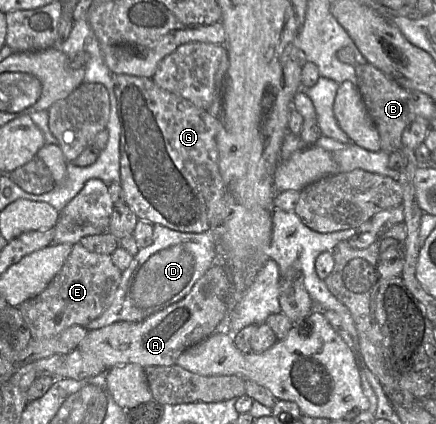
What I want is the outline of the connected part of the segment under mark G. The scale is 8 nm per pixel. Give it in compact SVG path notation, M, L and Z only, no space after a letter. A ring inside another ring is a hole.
M113 74L114 91L120 120L123 123L123 134L120 148L120 183L125 195L125 203L131 208L139 220L159 224L180 232L199 233L213 230L225 222L229 208L225 203L225 186L219 169L219 154L216 143L218 131L217 118L194 105L191 101L159 87L152 78L126 74Z

